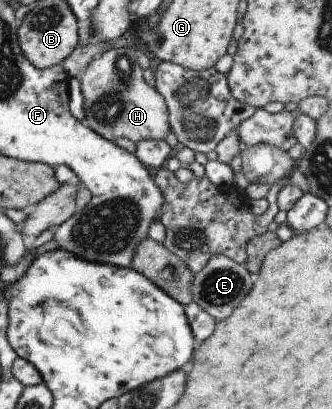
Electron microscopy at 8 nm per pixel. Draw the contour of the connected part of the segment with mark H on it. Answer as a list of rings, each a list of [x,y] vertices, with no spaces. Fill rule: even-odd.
[[[125,46],[111,48],[94,57],[79,76],[84,99],[84,121],[109,141],[126,138],[137,144],[141,140],[164,140],[173,130],[167,100],[143,78],[139,55],[140,49]]]

